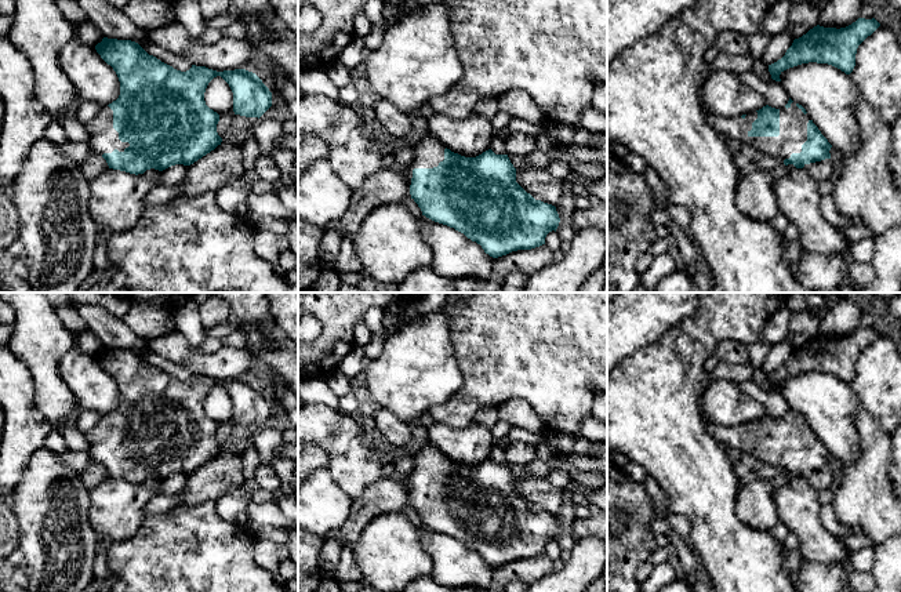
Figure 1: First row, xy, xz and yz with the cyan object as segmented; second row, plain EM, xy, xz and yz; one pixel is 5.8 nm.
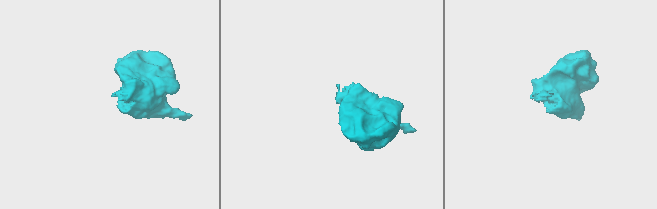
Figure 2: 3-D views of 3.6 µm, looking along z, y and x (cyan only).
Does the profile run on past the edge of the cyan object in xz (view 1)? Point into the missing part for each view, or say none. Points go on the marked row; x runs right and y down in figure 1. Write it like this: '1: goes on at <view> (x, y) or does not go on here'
1: goes on at xz (429, 152)

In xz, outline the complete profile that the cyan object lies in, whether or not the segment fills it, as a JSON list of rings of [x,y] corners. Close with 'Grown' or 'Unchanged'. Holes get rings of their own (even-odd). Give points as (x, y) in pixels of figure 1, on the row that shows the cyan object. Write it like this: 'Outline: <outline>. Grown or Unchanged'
Outline: [[[422,126],[410,144],[415,157],[408,166],[406,181],[422,215],[464,233],[490,257],[539,247],[545,244],[549,232],[556,232],[560,222],[556,207],[535,200],[516,182],[516,168],[508,155],[495,155],[488,149],[476,157],[461,156],[447,149]]]. Grown

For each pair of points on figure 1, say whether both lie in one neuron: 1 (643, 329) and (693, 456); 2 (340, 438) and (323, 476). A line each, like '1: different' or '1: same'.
1: different
2: different

